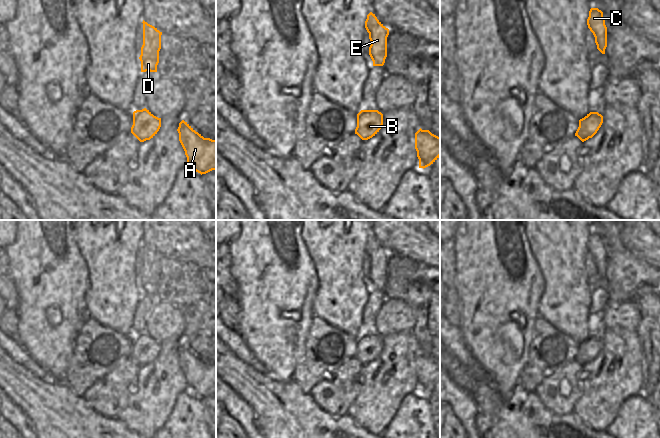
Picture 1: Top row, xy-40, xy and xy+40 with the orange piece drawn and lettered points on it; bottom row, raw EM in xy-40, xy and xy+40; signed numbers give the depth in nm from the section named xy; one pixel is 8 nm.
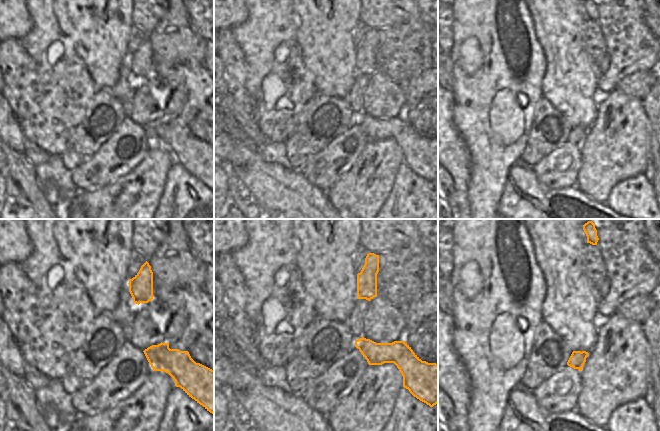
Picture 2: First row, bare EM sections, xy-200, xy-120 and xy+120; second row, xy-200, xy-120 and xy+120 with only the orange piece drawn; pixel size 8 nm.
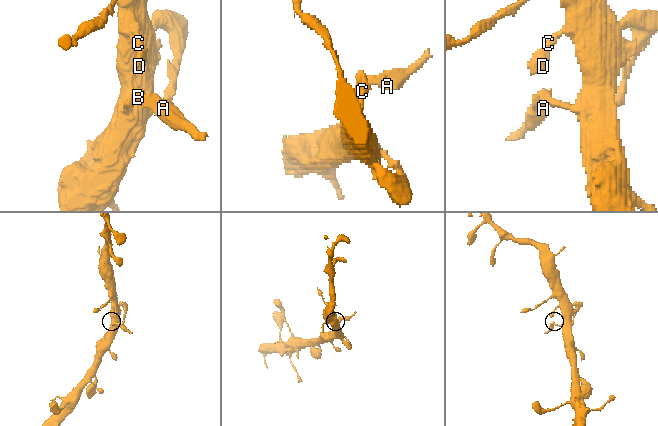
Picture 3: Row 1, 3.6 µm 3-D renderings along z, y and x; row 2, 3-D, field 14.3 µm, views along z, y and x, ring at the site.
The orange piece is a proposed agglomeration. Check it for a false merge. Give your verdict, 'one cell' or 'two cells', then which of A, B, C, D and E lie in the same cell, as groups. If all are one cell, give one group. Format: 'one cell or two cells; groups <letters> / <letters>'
two cells; groups A B / C D E

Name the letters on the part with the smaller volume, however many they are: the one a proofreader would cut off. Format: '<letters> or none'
A, B

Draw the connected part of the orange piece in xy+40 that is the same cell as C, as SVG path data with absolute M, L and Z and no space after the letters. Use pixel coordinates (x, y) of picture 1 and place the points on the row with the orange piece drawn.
M591 8L587 19L587 25L595 37L597 49L602 54L605 54L605 49L607 47L607 27L605 25L603 12L598 8Z

